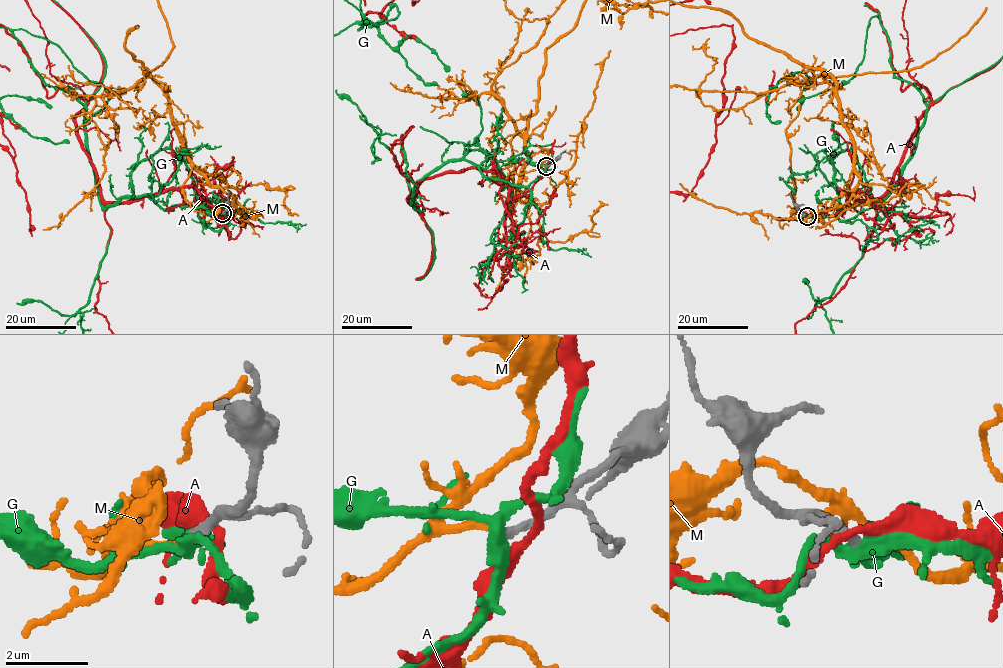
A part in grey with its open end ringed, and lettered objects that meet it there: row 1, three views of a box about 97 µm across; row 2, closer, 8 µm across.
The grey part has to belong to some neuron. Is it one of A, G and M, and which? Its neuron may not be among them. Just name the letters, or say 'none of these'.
M

